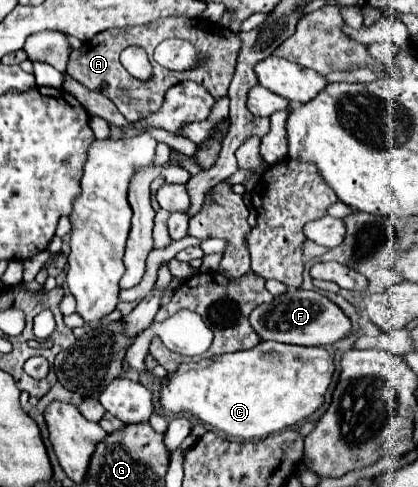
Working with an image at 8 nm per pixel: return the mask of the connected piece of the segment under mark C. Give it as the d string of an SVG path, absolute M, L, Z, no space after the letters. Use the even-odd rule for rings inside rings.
M261 341L253 349L223 353L199 363L181 363L159 383L159 411L163 417L193 417L231 437L261 439L293 427L323 405L325 391L335 371L333 357L323 347L299 347L277 341Z

